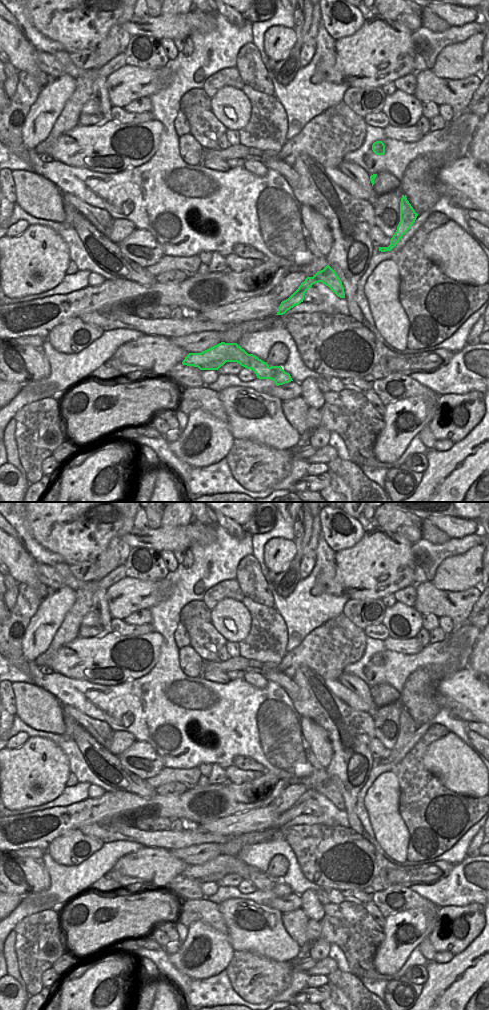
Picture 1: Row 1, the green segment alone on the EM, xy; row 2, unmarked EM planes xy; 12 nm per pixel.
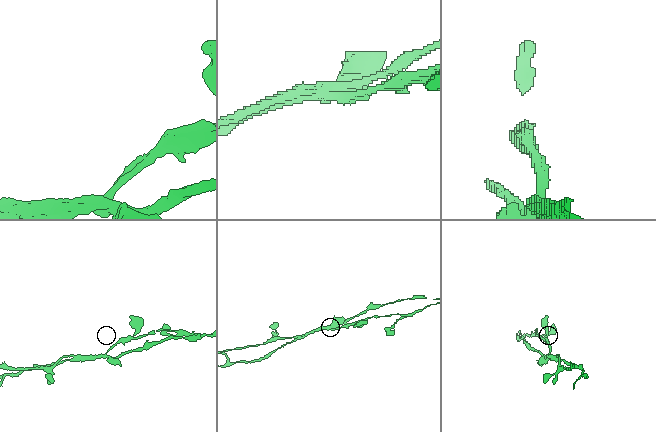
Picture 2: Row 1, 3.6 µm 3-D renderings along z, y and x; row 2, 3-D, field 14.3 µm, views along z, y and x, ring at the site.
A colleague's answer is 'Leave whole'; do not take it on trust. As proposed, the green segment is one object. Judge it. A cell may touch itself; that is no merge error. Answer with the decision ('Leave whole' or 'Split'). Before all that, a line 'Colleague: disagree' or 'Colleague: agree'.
Colleague: disagree
Split

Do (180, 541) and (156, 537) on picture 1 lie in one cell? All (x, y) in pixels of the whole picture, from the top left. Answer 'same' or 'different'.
same

